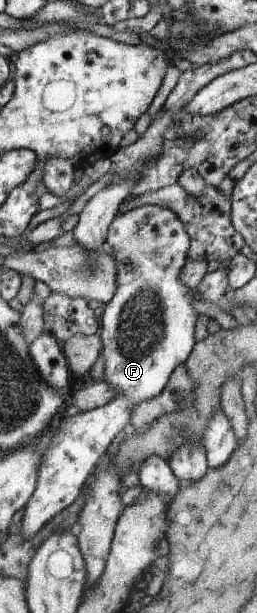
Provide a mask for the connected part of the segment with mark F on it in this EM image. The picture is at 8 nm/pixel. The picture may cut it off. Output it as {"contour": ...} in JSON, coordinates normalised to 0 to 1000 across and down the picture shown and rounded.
{"contour":[[[595,333],[518,339],[502,347],[447,356],[416,395],[440,406],[459,436],[459,470],[440,488],[405,501],[389,550],[405,563],[405,618],[447,630],[467,643],[412,662],[284,679],[265,677],[230,697],[210,724],[179,739],[156,763],[148,794],[93,827],[74,861],[101,881],[132,878],[226,837],[300,817],[354,770],[416,739],[440,718],[463,706],[506,700],[521,664],[553,654],[615,646],[650,631],[665,610],[696,595],[724,592],[770,558],[763,527],[790,499],[774,494],[767,480],[747,485],[735,481],[739,468],[700,454],[739,411],[743,387],[693,347]]]}

